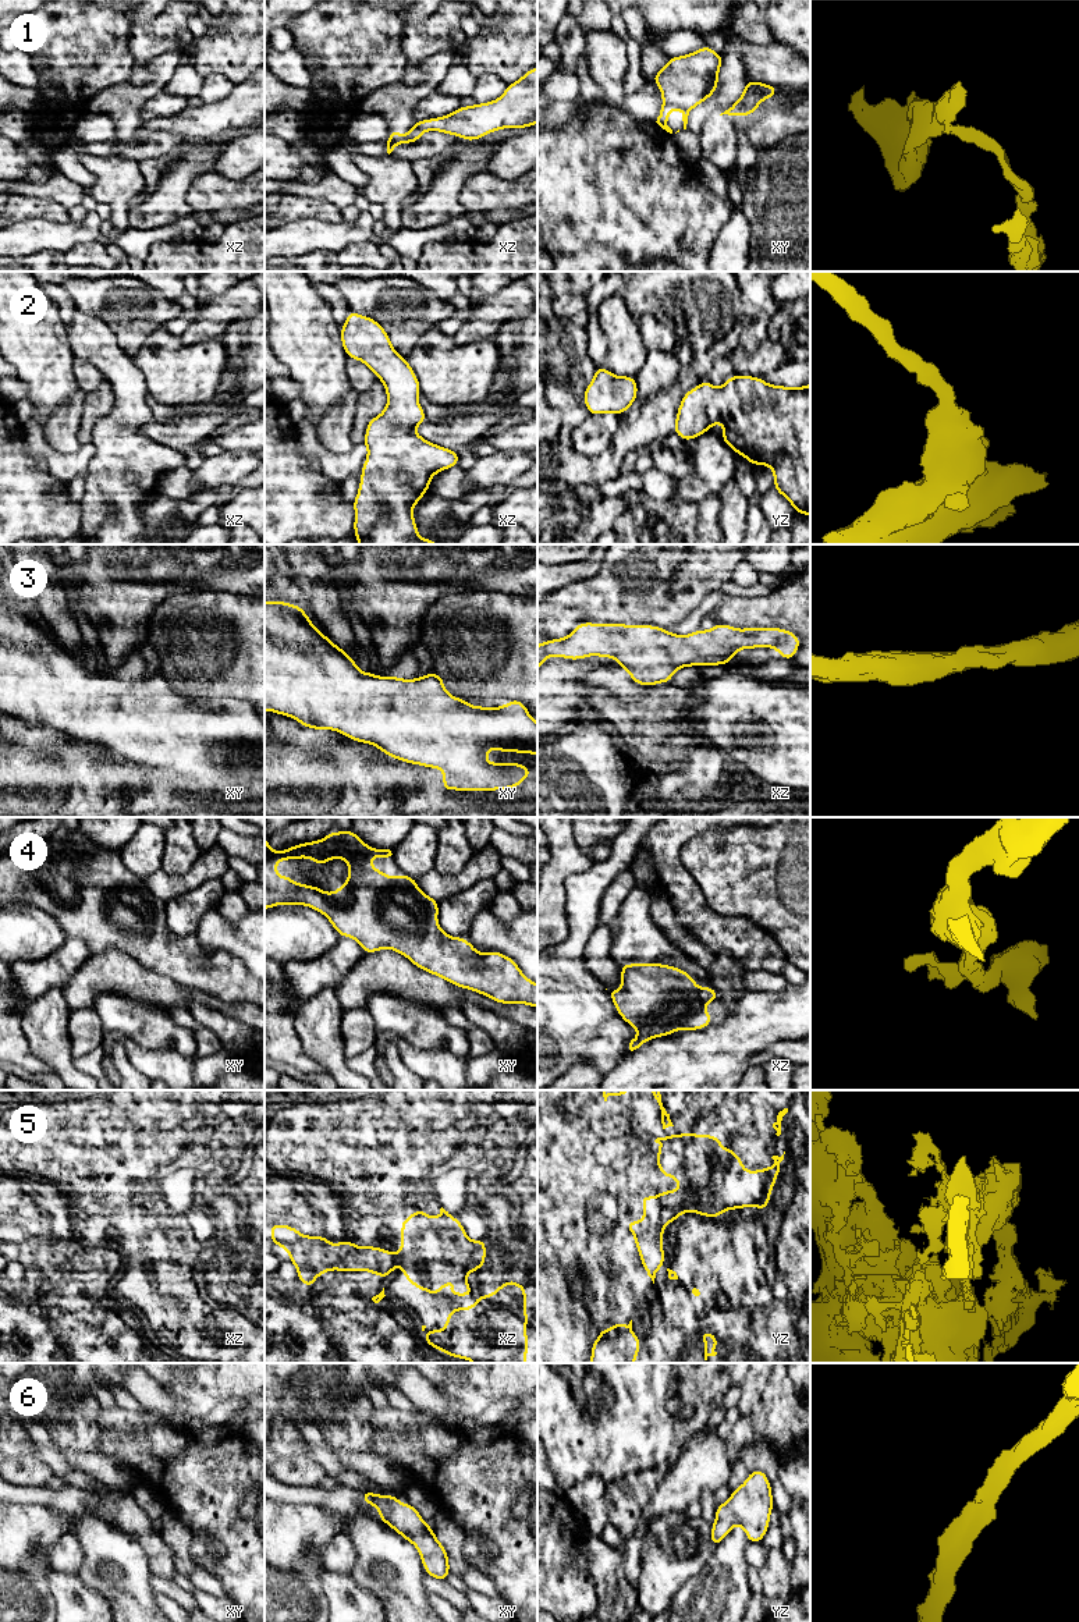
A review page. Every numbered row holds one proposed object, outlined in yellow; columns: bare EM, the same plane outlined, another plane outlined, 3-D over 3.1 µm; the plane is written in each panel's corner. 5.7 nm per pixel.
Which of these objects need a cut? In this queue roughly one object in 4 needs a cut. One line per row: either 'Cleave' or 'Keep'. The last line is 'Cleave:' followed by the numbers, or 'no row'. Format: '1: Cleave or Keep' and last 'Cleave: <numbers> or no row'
1: Cleave
2: Keep
3: Keep
4: Keep
5: Cleave
6: Keep
Cleave: 1, 5

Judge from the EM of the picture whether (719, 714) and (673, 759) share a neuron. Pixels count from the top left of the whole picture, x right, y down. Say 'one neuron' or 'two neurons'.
two neurons

